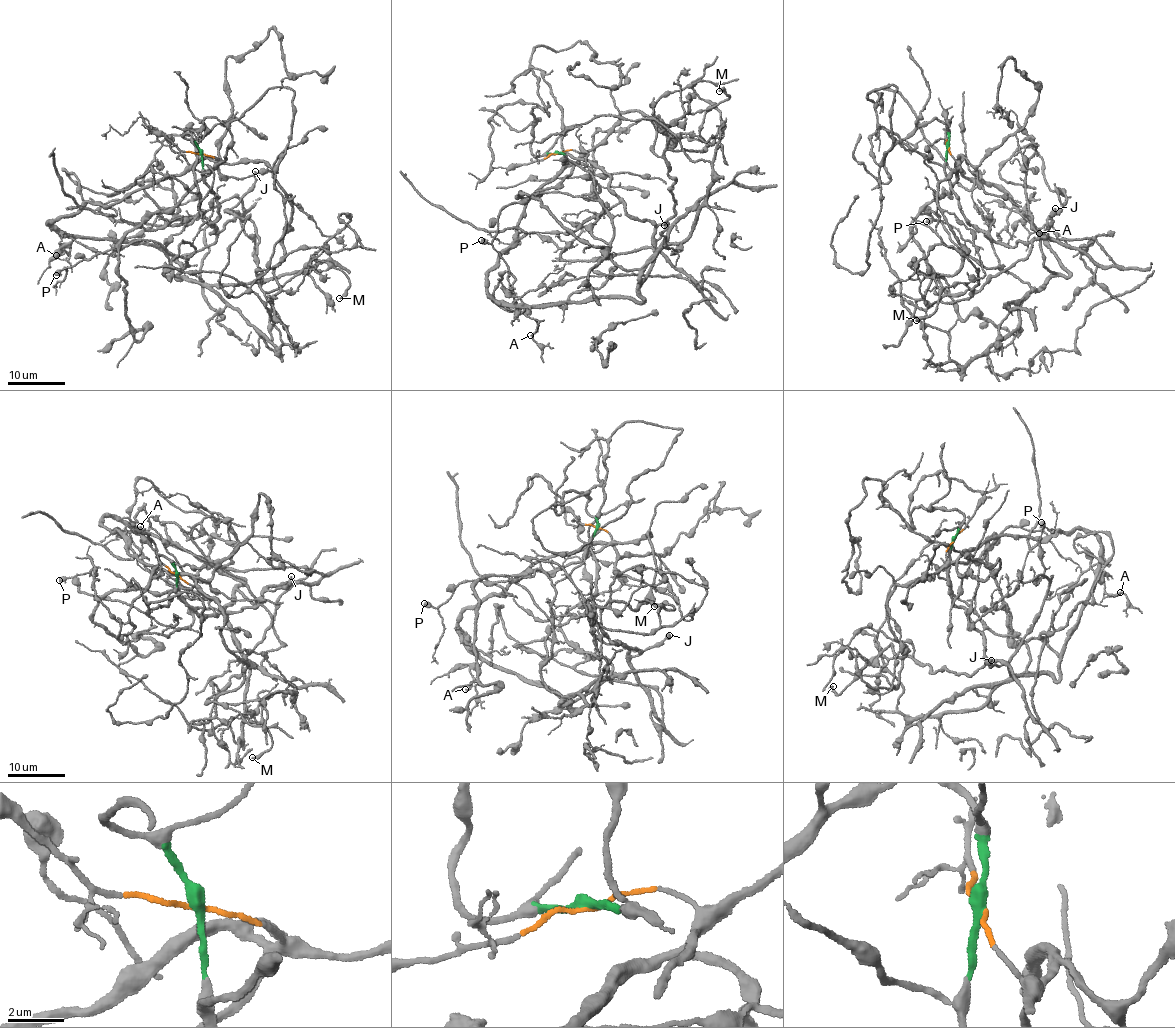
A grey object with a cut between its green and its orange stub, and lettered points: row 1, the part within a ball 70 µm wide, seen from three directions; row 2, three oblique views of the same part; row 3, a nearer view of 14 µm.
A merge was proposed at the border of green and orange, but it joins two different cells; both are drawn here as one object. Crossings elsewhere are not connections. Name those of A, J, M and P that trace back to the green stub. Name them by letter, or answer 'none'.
J, M

